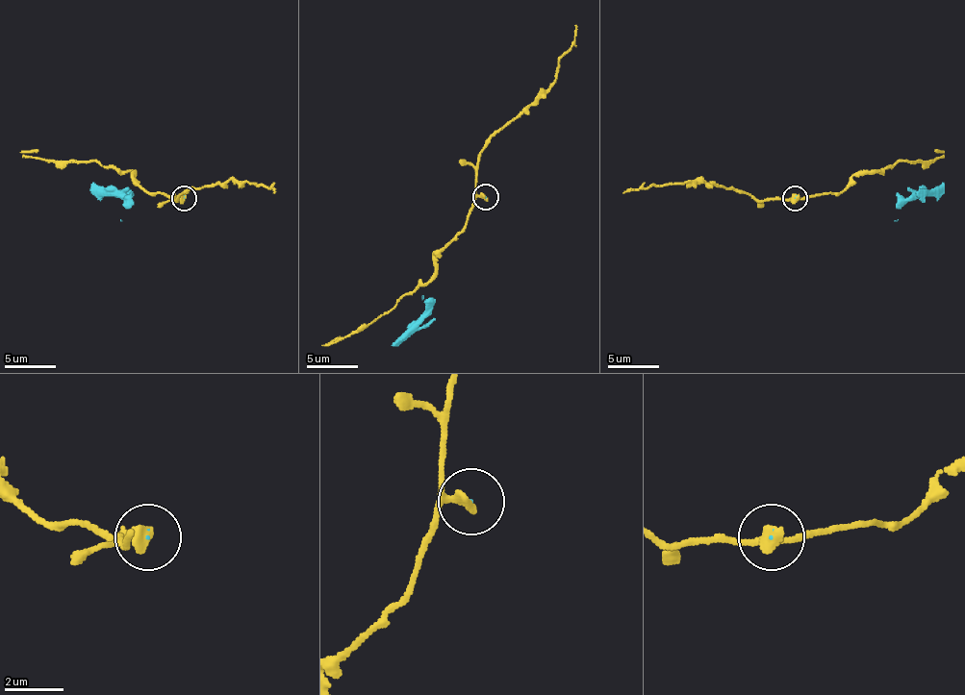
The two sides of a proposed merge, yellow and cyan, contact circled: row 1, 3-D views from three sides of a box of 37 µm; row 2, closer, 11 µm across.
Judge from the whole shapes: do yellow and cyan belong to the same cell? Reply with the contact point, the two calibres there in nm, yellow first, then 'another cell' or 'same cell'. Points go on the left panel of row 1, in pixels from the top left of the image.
place (184, 198); calibres 320 and 30 nm; another cell

